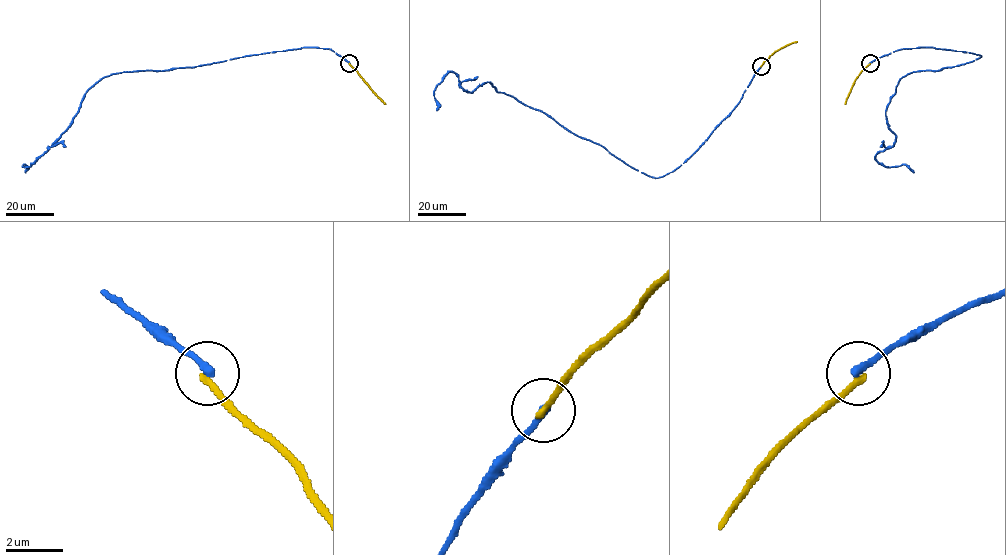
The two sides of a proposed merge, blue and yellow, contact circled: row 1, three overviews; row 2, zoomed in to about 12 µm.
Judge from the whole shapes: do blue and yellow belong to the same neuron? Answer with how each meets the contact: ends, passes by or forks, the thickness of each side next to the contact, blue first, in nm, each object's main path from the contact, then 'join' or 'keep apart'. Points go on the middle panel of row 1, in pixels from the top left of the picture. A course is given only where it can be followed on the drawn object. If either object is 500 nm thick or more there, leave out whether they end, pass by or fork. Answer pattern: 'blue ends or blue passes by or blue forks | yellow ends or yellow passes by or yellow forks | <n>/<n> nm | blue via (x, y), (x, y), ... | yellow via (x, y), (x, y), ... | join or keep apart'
blue ends | yellow ends | 280/240 nm | blue via (761, 66), (704, 142), (657, 177), (489, 82), (467, 92), (448, 72), (434, 91), (436, 110) | yellow via (761, 66), (775, 51), (797, 41) | keep apart

